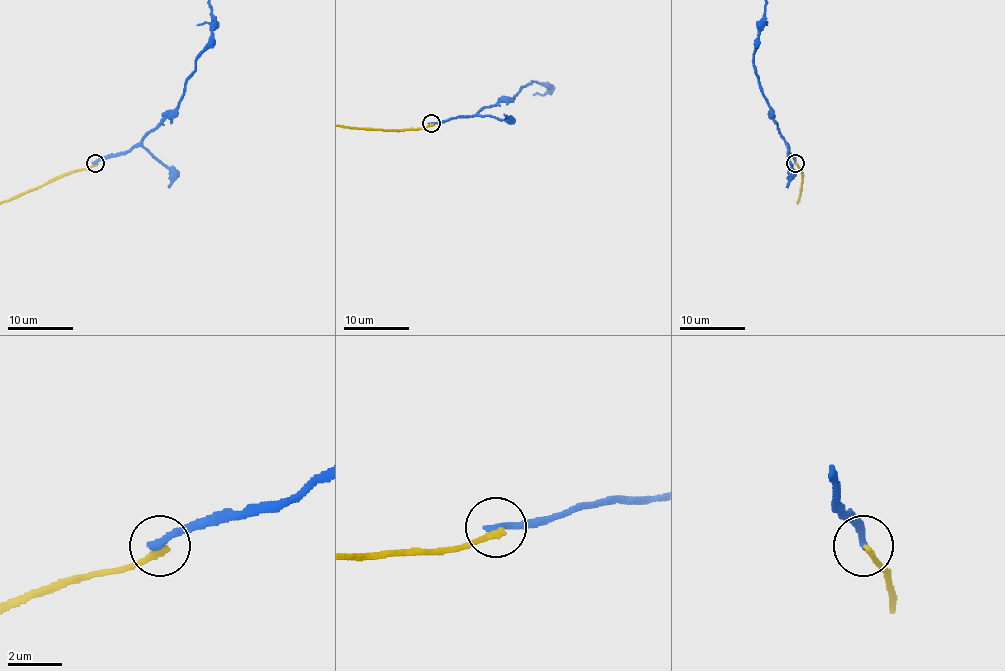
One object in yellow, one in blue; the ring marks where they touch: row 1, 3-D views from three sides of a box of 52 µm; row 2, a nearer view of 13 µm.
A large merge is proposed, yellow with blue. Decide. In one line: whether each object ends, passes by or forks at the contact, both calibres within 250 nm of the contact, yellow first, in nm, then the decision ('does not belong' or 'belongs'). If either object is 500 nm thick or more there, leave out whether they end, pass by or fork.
yellow ends there; blue ends there; 240 nm thick on the yellow side, 320 nm on the other; does not belong

